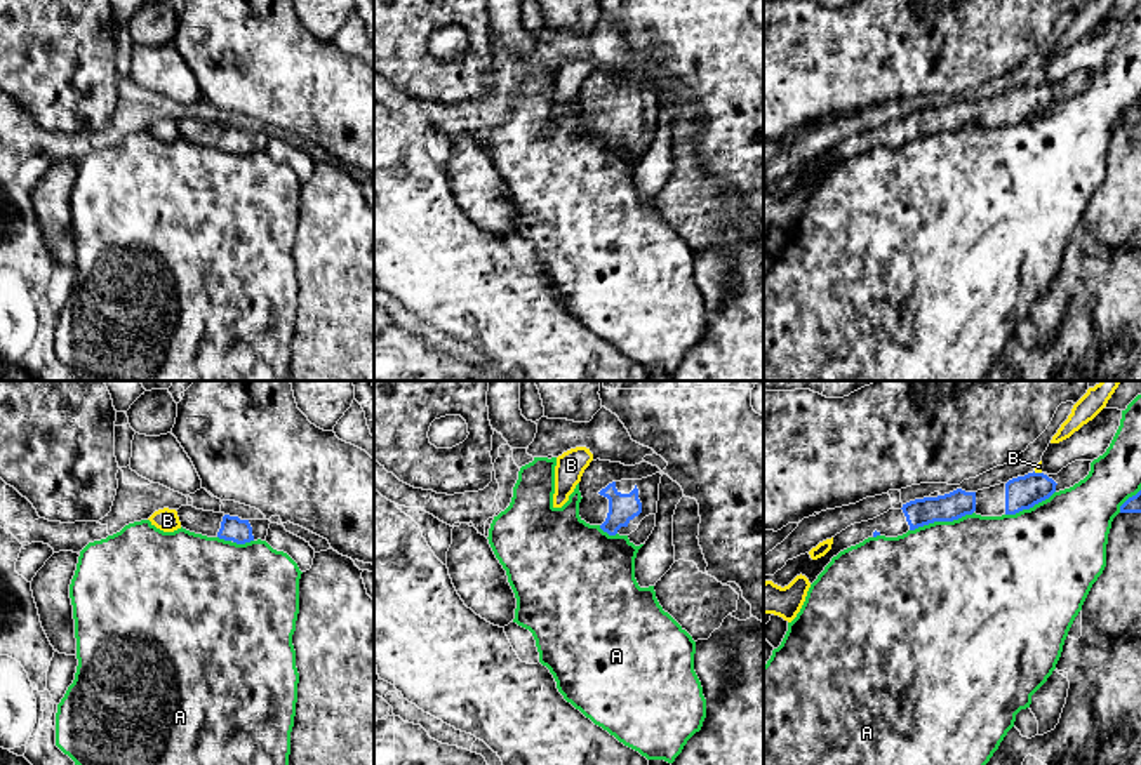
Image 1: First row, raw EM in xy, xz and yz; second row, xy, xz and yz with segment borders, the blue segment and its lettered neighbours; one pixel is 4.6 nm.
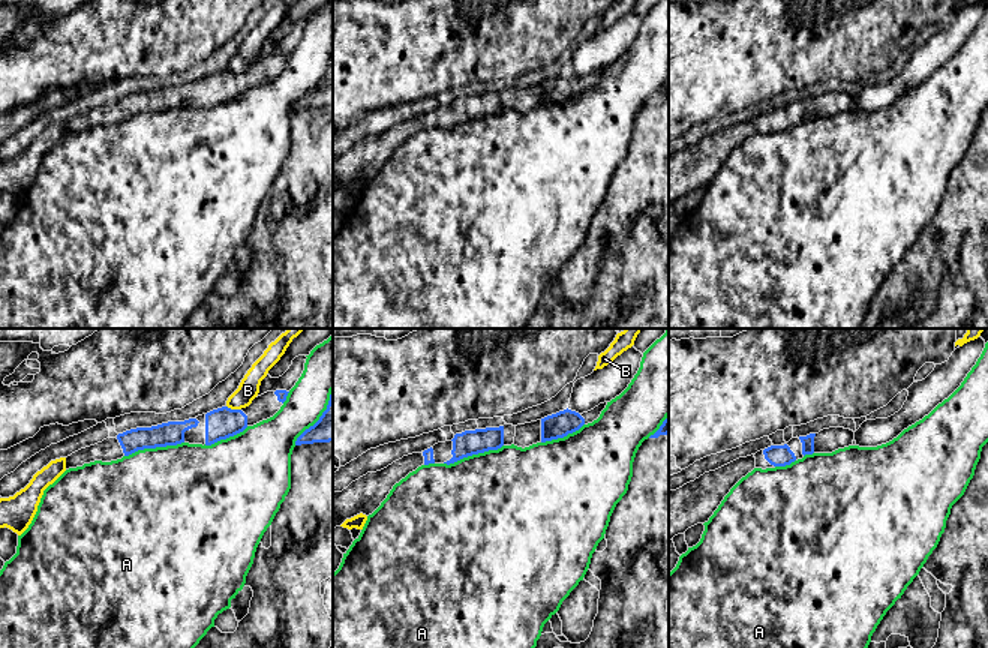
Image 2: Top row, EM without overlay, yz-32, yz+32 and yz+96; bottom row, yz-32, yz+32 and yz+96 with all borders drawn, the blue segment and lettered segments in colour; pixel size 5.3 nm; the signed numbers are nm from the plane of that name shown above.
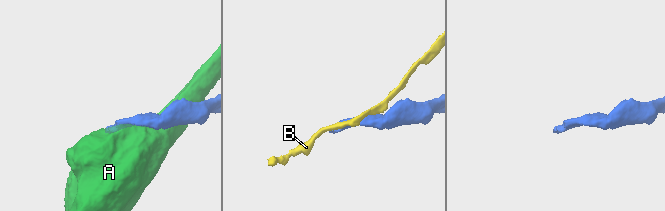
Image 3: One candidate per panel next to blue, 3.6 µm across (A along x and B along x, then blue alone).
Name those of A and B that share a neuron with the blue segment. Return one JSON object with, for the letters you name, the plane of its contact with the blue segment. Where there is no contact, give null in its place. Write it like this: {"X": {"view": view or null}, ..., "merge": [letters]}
{"merge": []}

